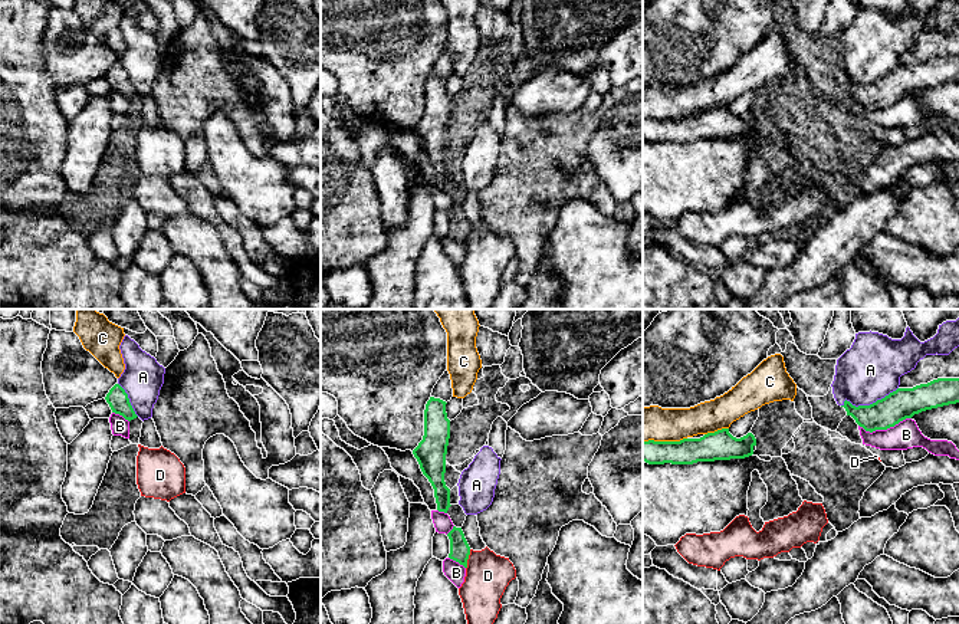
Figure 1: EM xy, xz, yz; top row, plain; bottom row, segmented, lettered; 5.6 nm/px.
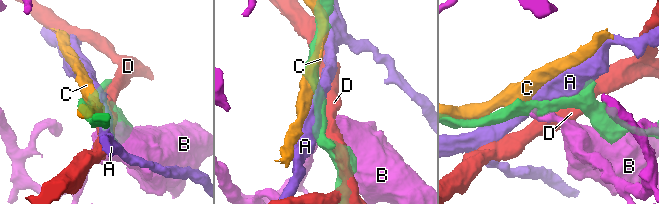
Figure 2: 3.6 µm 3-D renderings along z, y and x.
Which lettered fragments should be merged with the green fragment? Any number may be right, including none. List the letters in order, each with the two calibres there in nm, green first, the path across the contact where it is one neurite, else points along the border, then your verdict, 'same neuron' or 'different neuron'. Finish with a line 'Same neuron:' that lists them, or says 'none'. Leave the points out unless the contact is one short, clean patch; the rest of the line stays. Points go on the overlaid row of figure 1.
A: calibres 170 and 340 nm; different neuron
B: calibres 170 and 160 nm; border yz (910, 417), (886, 429), (872, 432), (866, 432), (859, 426); different neuron
C: calibres 160 and 190 nm; different neuron
D: calibres 110 and 240 nm; different neuron
Same neuron: none

